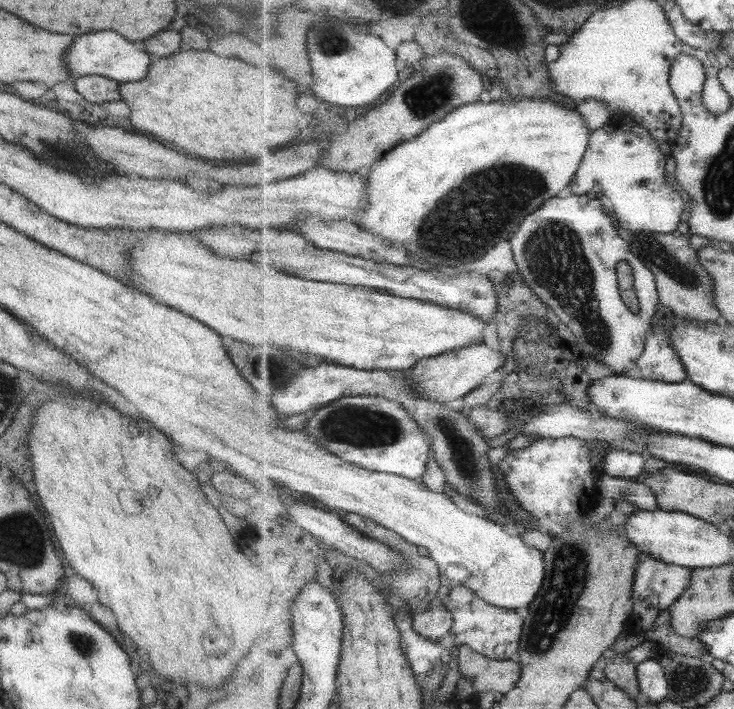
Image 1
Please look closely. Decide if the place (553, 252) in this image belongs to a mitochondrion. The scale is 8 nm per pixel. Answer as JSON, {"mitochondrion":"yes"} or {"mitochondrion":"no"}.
{"mitochondrion":"yes"}

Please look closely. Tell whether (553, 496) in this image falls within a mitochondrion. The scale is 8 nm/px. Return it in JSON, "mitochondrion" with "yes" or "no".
{"mitochondrion":"no"}

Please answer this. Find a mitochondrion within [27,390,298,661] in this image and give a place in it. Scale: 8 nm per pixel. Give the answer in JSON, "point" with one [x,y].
{"point":[83,645]}

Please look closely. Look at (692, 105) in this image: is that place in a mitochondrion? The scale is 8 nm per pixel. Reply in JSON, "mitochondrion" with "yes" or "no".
{"mitochondrion":"no"}

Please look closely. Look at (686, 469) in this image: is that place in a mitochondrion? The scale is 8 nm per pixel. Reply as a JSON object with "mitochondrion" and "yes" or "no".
{"mitochondrion":"no"}

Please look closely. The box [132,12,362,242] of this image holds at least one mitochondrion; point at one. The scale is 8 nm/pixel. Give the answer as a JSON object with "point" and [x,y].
{"point":[336,42]}

